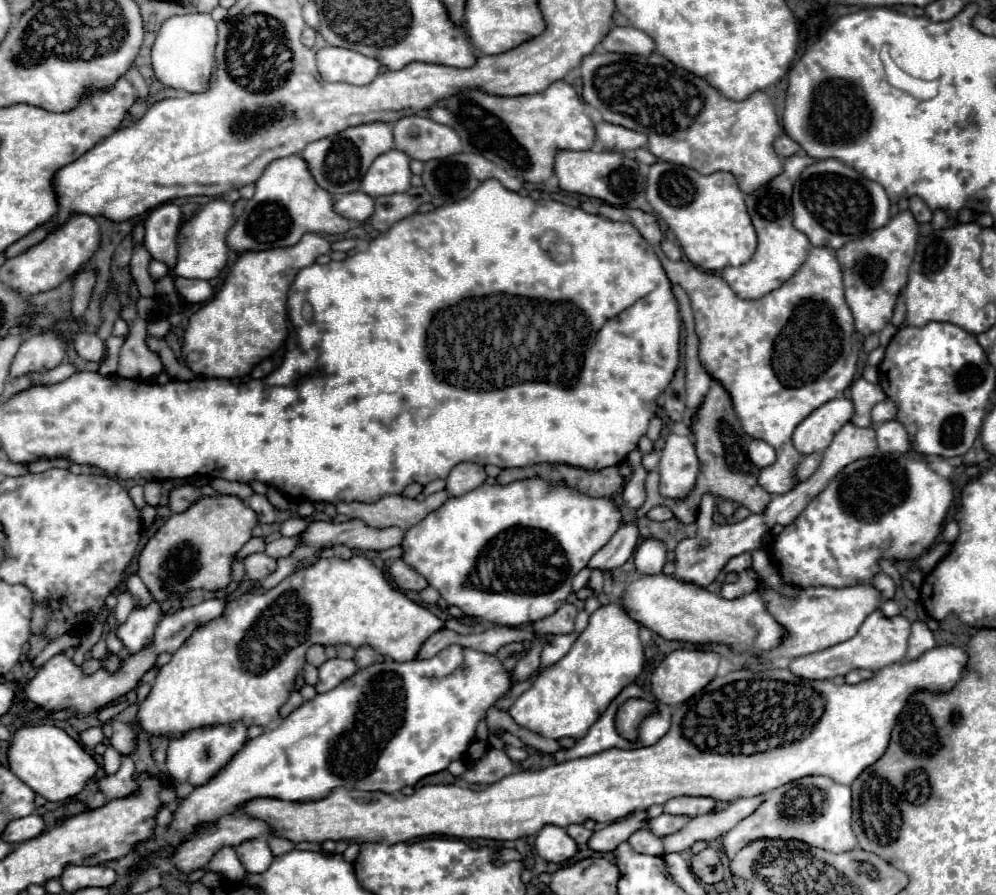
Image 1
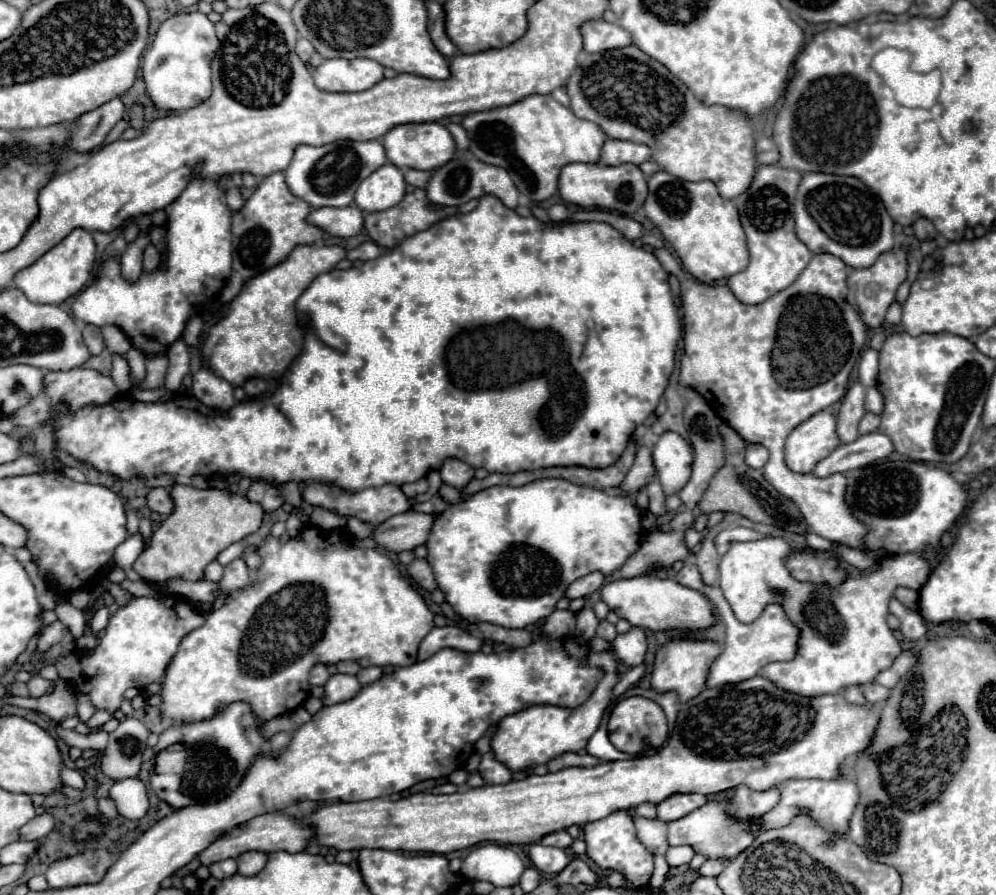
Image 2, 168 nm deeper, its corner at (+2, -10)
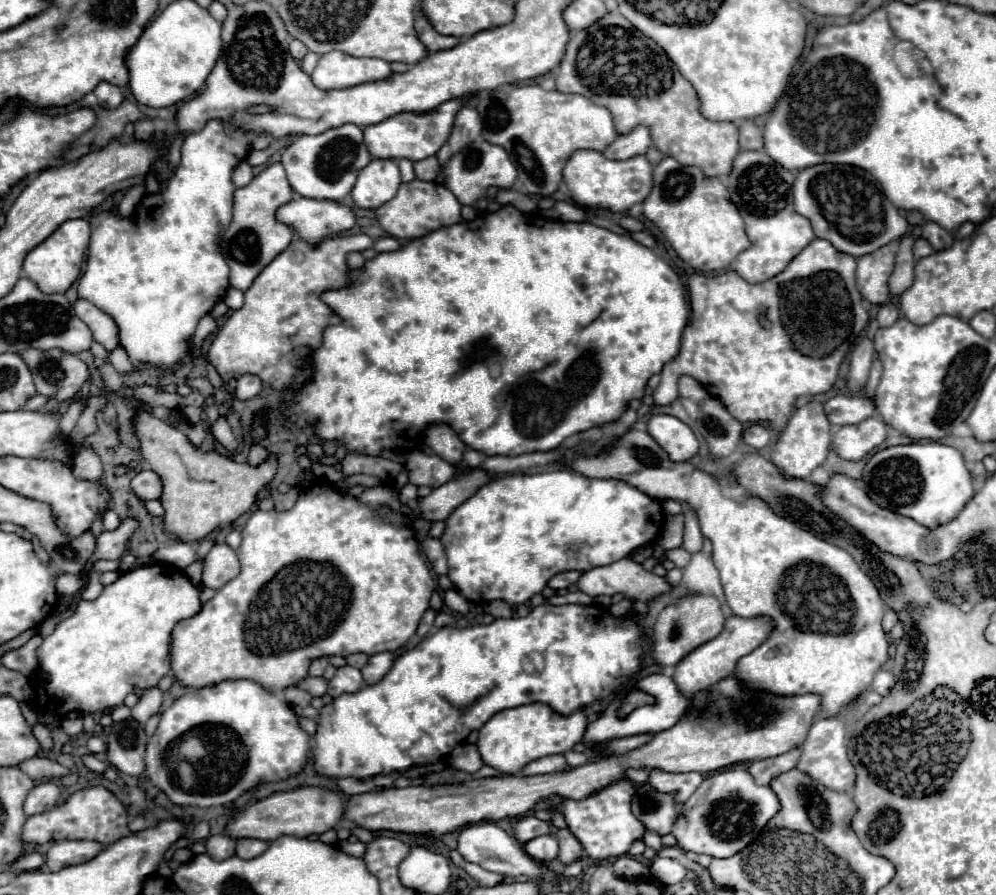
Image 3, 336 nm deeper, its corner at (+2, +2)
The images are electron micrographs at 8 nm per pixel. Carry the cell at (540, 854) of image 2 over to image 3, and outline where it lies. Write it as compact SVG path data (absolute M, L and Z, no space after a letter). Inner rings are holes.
M546 834L546 836L538 836L538 838L530 840L530 842L526 842L524 850L536 862L546 864L546 862L550 862L550 860L554 860L558 856L558 842L556 842L556 838L552 834Z

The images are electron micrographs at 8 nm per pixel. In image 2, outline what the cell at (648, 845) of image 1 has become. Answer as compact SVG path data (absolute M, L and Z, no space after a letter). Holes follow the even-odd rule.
M634 818L638 840L654 854L666 854L668 842L666 842L666 822L662 820L648 820L648 818Z

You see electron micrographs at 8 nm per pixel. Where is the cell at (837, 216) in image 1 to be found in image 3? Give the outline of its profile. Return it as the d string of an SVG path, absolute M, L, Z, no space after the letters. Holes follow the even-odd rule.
M818 164L798 172L794 186L794 208L812 222L814 234L850 256L870 254L908 232L908 222L886 200L880 184L862 168L844 164Z

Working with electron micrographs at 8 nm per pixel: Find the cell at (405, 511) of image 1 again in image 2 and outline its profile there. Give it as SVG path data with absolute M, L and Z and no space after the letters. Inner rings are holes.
M390 484L382 486L382 488L366 488L366 490L356 492L356 494L346 494L346 492L340 492L338 488L328 486L324 490L304 490L302 496L312 506L322 506L324 510L330 510L330 512L334 512L338 516L346 516L346 518L354 516L360 522L366 522L372 526L378 526L396 514L404 514L404 512L412 510L412 506L410 506L408 498L402 494L402 490L398 486L390 486Z

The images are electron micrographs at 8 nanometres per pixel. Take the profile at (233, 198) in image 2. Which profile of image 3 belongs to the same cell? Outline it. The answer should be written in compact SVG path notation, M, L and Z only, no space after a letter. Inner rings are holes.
M240 162L240 166L234 170L234 184L236 186L246 186L246 182L252 180L252 166L248 162Z

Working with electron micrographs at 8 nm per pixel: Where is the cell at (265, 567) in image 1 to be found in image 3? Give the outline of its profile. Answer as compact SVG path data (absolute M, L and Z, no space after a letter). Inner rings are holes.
M216 544L206 554L202 562L202 584L208 588L222 588L226 582L238 576L240 562L236 558L236 552L228 544Z

